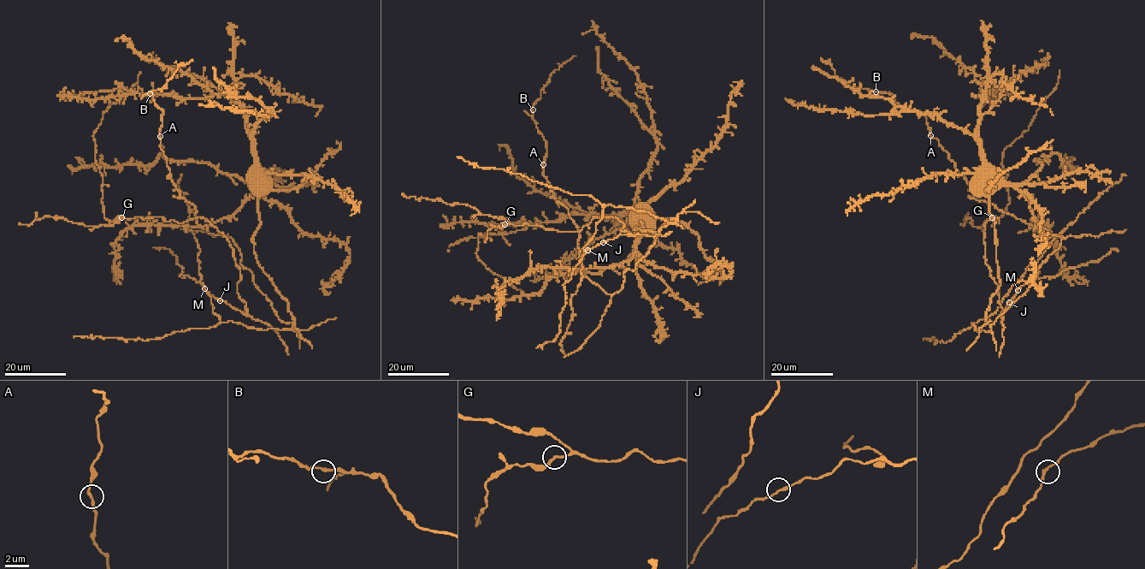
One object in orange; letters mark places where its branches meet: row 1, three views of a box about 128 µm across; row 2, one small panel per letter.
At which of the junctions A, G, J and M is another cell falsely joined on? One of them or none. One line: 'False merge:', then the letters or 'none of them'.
False merge: none of them

